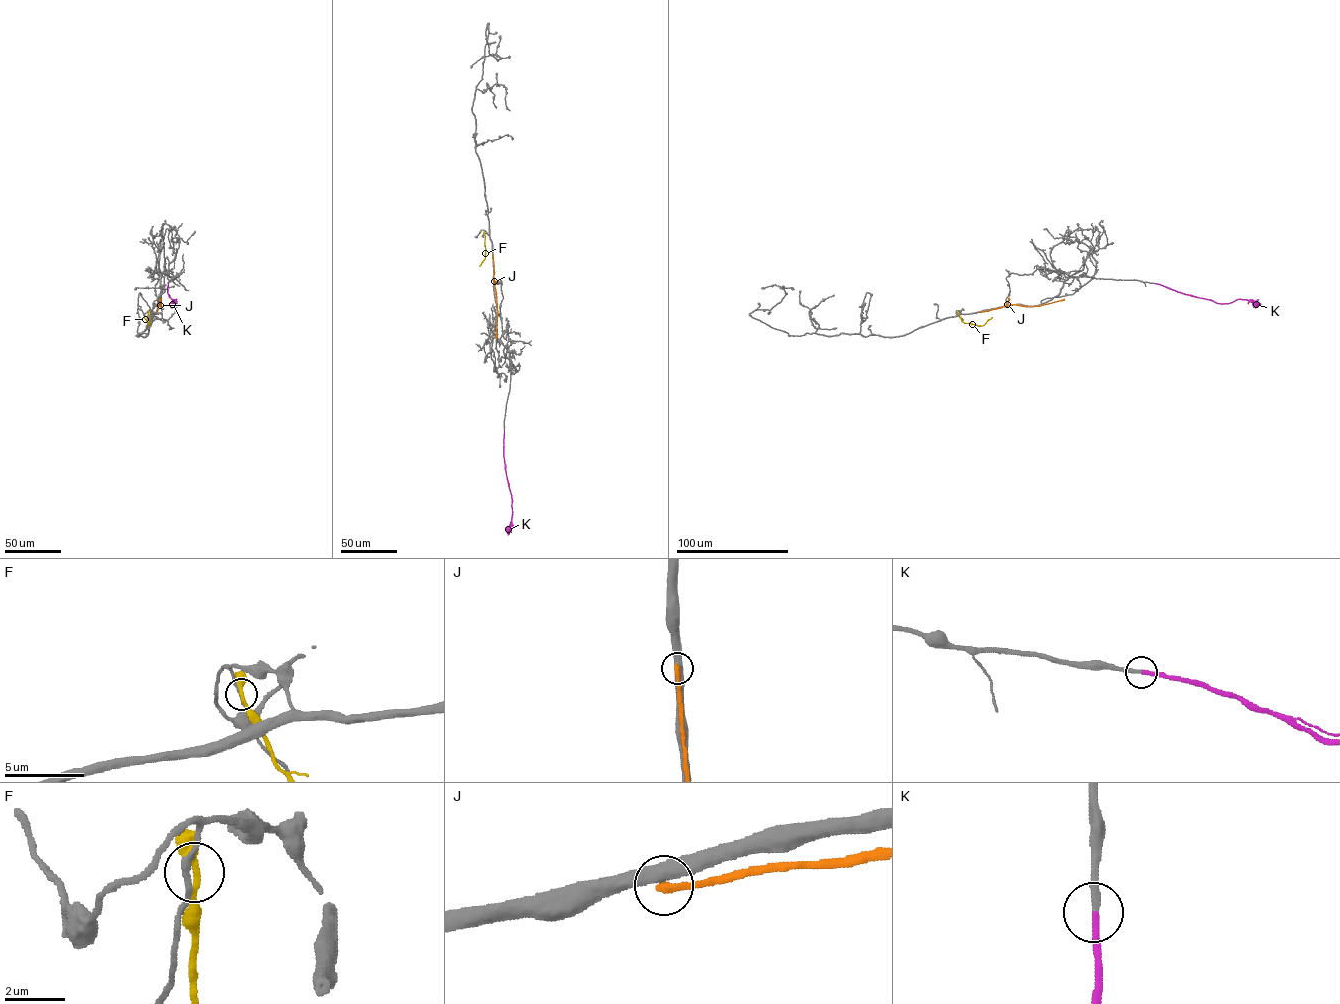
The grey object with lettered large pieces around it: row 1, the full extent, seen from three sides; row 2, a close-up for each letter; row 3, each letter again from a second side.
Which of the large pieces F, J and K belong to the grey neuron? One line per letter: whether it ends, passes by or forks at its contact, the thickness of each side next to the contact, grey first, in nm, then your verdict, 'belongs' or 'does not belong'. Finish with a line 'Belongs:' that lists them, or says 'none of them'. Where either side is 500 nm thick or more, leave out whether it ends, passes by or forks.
F: it passes by | 200/300 nm | does not belong
J: it ends | 480/300 nm | does not belong
K: it ends | 260/240 nm | belongs
Belongs: K

